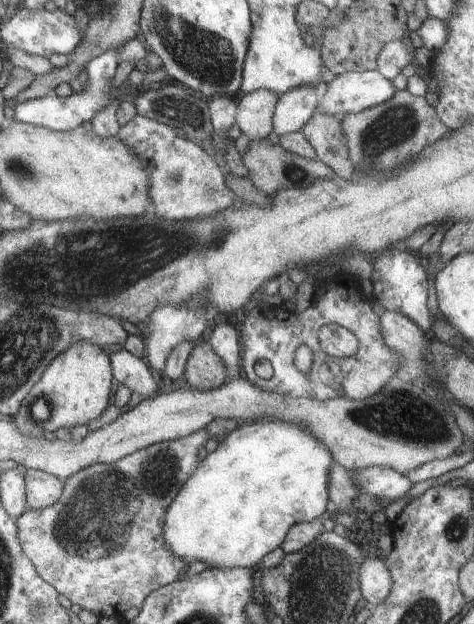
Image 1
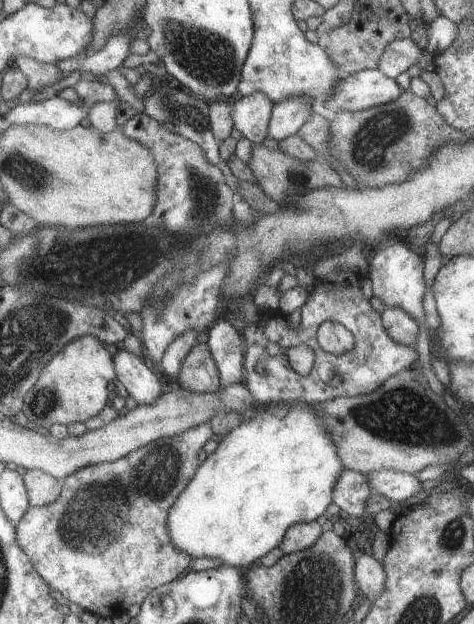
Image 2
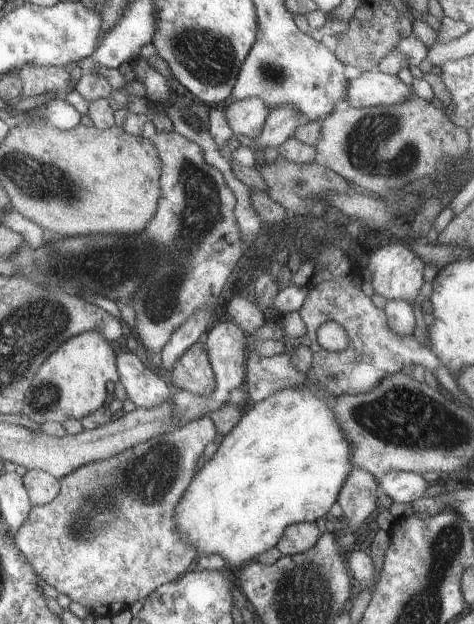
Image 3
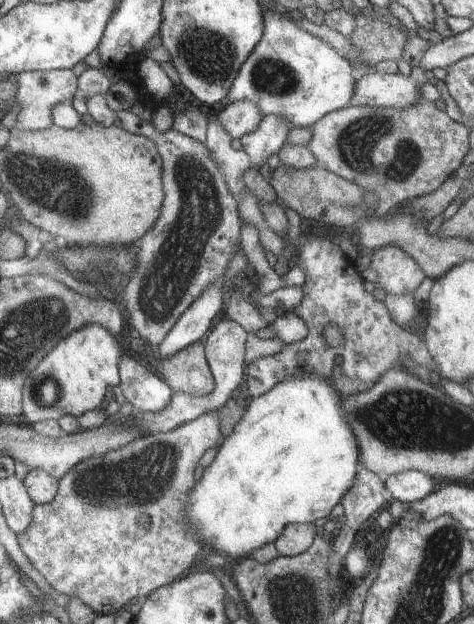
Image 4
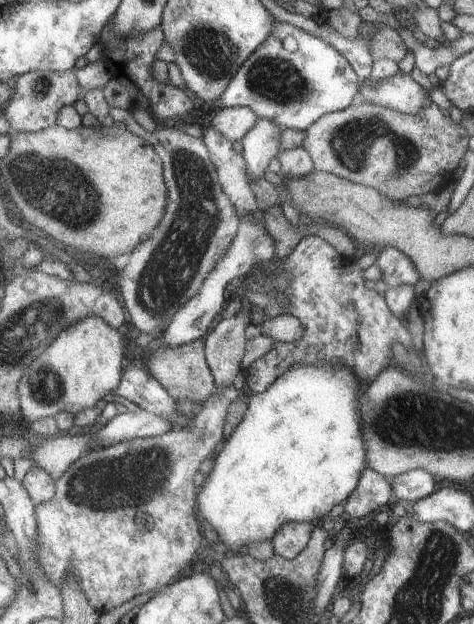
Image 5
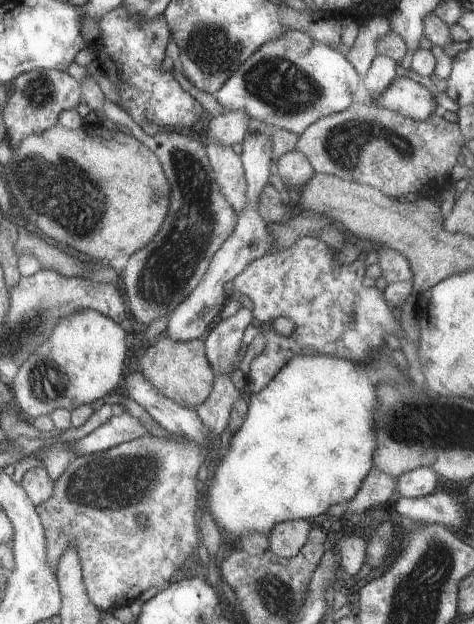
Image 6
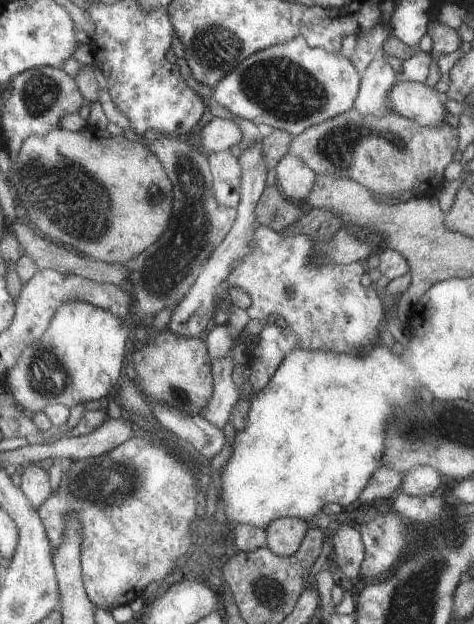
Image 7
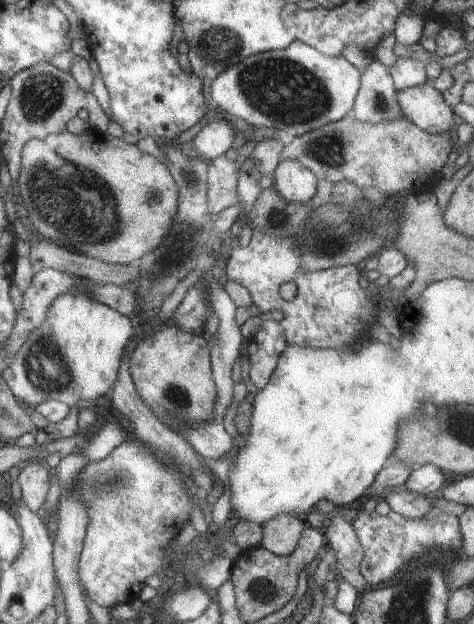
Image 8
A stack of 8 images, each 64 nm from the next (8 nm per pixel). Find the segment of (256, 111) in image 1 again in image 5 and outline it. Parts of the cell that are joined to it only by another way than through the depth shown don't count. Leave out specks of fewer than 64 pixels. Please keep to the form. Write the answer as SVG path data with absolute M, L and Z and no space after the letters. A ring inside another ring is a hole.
M225 107L214 118L212 126L232 142L241 138L257 123L257 114L248 107Z

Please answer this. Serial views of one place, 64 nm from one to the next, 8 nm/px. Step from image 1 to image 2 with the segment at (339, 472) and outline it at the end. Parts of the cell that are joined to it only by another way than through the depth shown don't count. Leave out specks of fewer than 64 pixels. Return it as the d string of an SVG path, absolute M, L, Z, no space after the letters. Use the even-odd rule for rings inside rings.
M342 469L334 487L334 504L344 514L359 518L366 512L366 500L372 493L374 492L368 486L366 475Z

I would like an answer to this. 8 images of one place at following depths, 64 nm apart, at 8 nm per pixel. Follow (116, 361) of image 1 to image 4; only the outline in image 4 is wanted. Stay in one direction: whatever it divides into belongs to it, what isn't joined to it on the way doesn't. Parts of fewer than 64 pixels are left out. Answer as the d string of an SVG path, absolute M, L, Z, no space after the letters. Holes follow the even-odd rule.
M132 356L121 358L120 377L126 401L138 412L160 412L173 396L173 390L162 377L146 369Z

